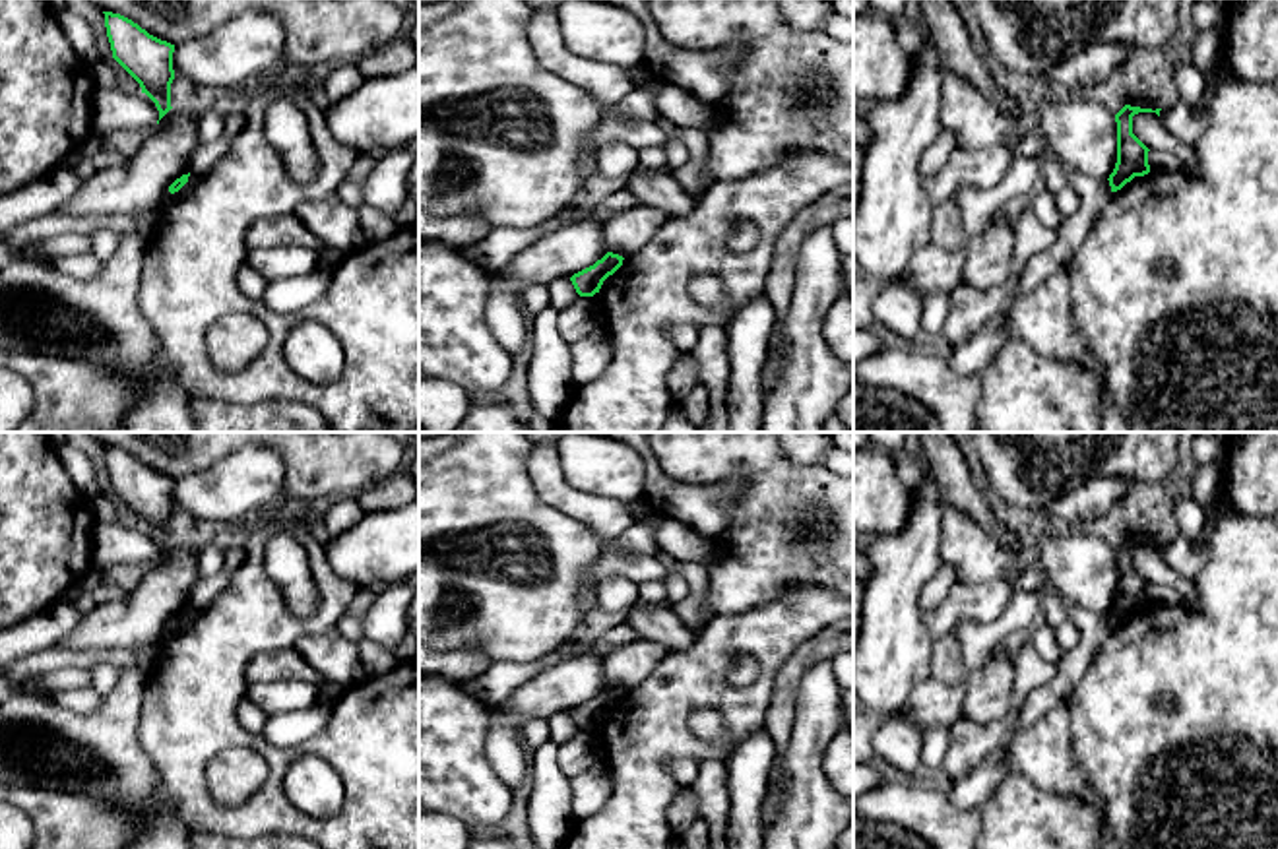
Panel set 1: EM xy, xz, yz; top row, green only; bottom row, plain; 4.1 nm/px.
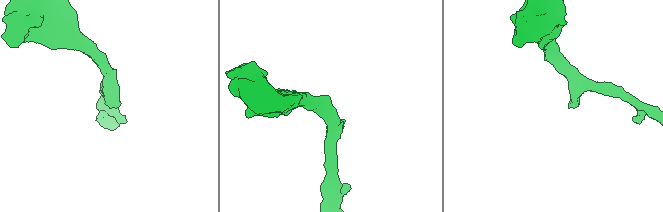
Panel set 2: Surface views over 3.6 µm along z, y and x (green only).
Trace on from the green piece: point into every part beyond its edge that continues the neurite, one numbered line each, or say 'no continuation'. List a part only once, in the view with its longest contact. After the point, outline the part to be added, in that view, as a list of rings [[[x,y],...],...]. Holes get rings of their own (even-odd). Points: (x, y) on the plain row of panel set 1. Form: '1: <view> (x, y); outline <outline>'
no continuation

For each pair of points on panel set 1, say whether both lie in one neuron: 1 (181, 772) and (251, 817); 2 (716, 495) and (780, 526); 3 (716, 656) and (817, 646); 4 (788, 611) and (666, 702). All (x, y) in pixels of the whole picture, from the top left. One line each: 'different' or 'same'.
1: same
2: different
3: different
4: same

